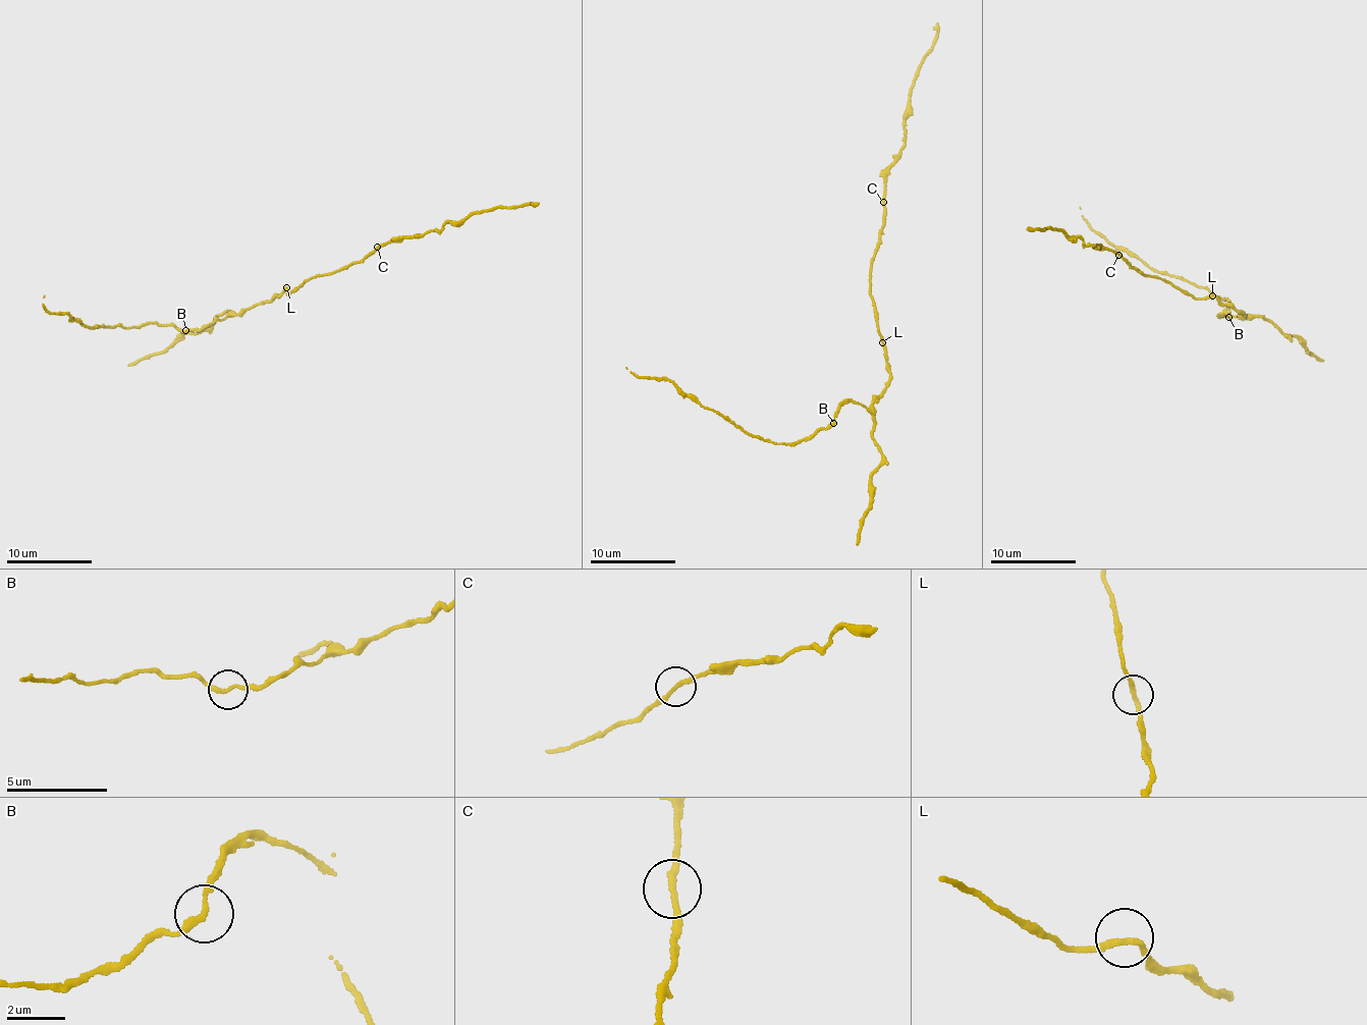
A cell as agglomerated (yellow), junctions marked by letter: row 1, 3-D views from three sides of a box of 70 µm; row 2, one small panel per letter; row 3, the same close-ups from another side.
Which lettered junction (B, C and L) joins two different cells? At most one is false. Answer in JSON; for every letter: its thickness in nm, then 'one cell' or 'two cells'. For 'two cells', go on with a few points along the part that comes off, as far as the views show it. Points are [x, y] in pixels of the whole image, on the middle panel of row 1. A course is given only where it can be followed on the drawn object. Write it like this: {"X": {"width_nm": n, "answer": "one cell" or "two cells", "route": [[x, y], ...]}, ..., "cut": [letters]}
{"B": {"width_nm": 200, "answer": "one cell"}, "C": {"width_nm": 190, "answer": "one cell"}, "L": {"width_nm": 190, "answer": "one cell"}, "cut": []}

